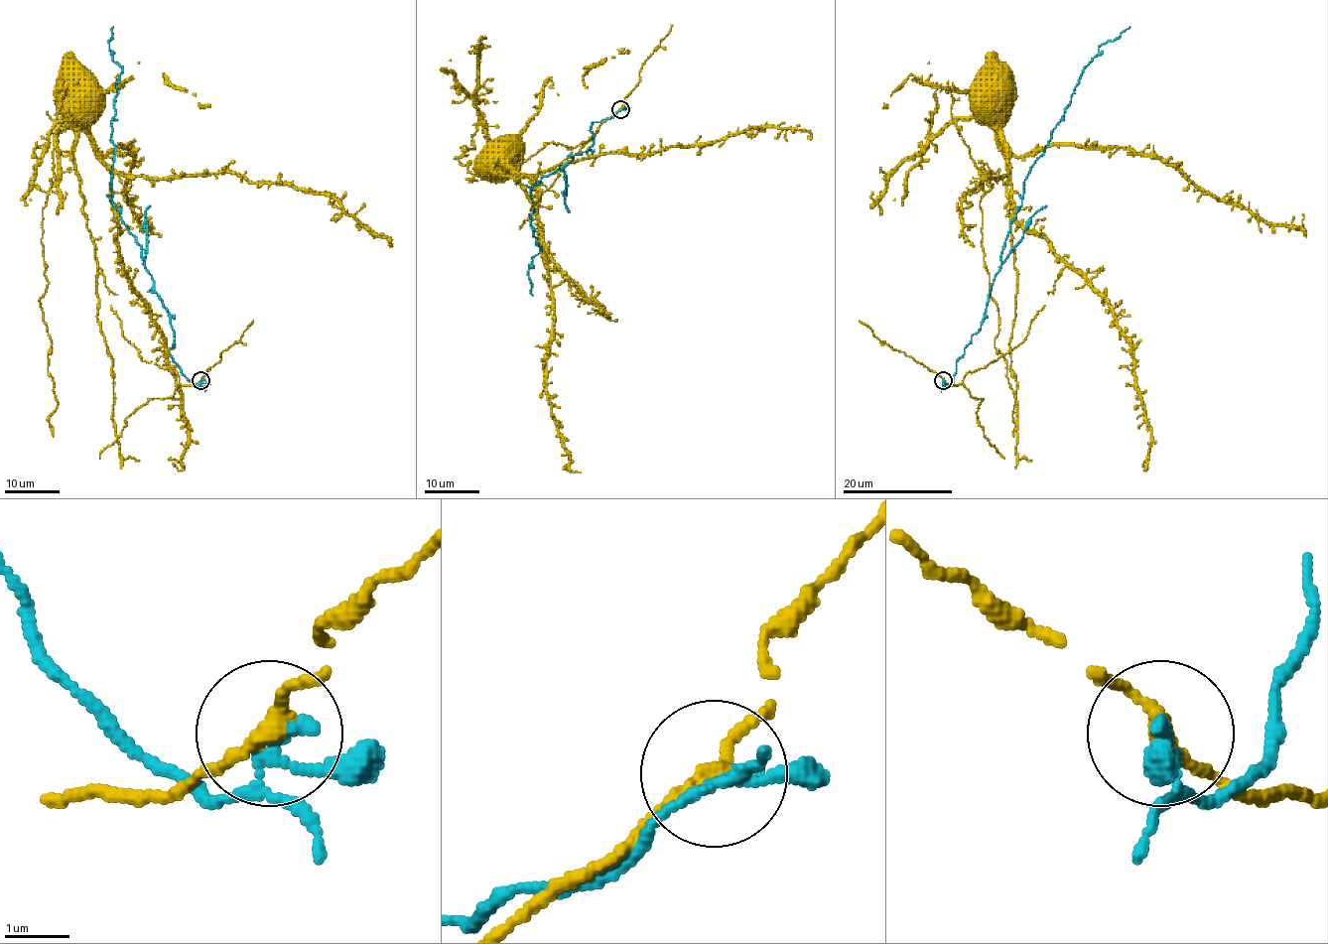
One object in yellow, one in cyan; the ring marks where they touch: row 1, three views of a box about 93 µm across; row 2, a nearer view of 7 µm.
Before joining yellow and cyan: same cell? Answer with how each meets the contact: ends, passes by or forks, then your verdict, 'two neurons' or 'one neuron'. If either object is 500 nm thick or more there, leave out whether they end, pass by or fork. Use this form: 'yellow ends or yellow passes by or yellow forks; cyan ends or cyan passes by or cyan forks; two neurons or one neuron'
yellow passes by; cyan forks; two neurons

